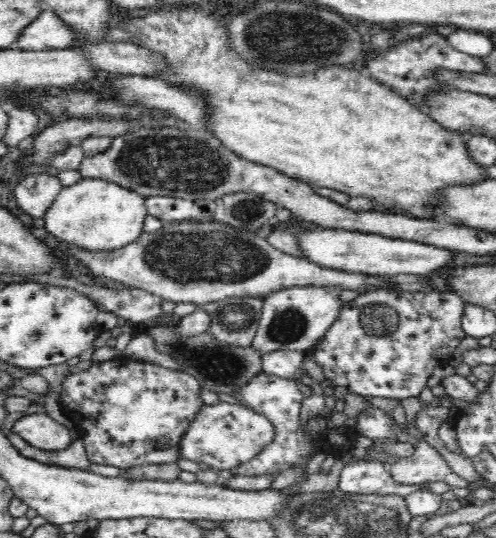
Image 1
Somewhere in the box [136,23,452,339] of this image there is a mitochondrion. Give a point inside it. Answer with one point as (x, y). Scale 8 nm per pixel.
(230, 259)

